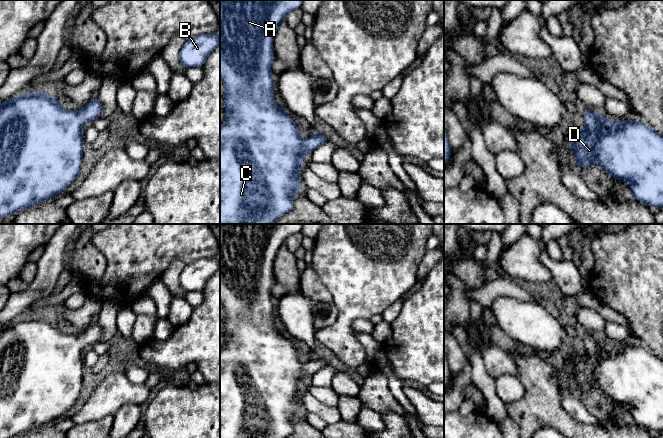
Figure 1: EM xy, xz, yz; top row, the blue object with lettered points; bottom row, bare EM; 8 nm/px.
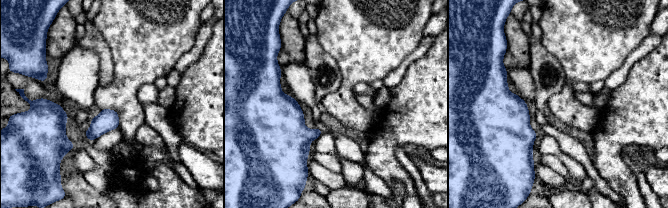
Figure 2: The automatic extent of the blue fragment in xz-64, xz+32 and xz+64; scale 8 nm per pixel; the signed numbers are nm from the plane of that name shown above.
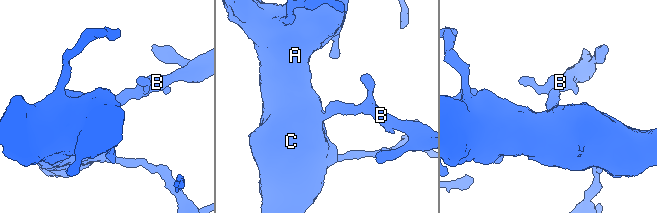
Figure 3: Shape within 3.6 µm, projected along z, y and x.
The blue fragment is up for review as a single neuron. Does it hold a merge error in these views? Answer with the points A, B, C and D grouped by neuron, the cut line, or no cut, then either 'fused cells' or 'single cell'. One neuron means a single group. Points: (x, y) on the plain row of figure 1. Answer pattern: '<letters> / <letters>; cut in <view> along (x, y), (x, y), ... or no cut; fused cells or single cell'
A B C D; no cut; single cell

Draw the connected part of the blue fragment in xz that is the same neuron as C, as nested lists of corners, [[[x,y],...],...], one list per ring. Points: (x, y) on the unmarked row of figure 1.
[[[220,224],[220,303],[225,310],[224,331],[225,346],[220,350],[220,438],[286,438],[293,434],[292,423],[299,418],[301,409],[300,391],[307,379],[328,366],[328,361],[312,357],[307,363],[301,363],[294,344],[287,339],[285,332],[276,329],[273,319],[271,286],[274,283],[273,263],[279,248],[293,234],[301,232],[303,224]]]

